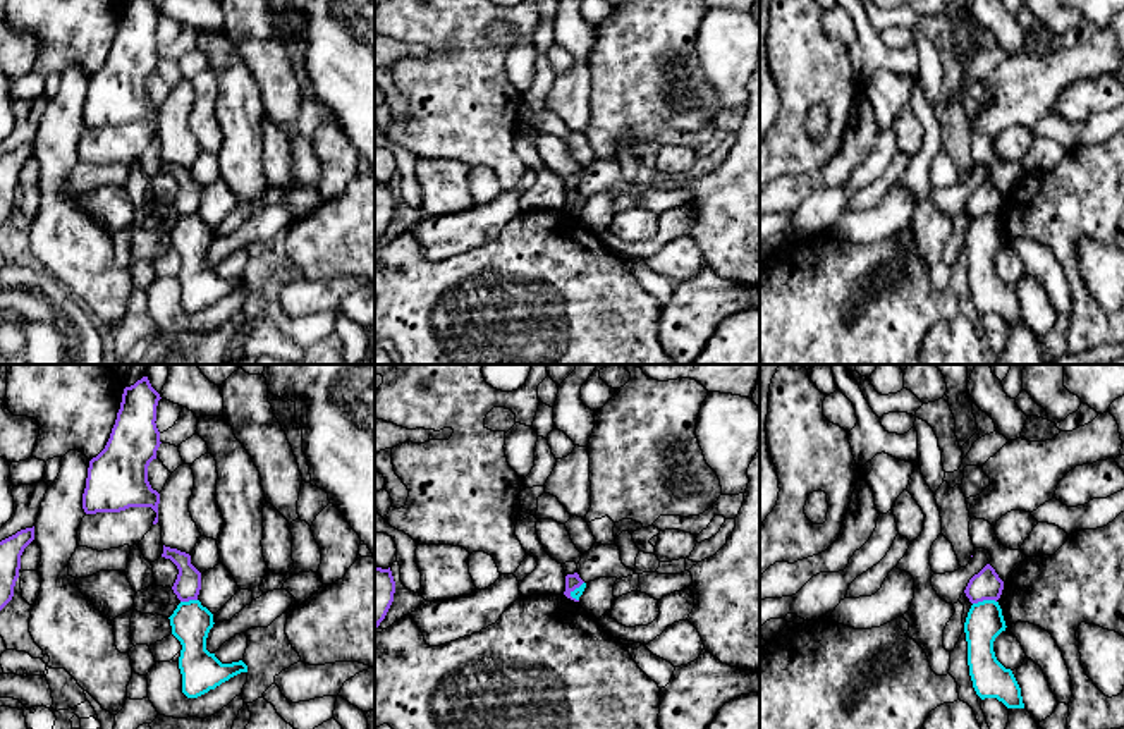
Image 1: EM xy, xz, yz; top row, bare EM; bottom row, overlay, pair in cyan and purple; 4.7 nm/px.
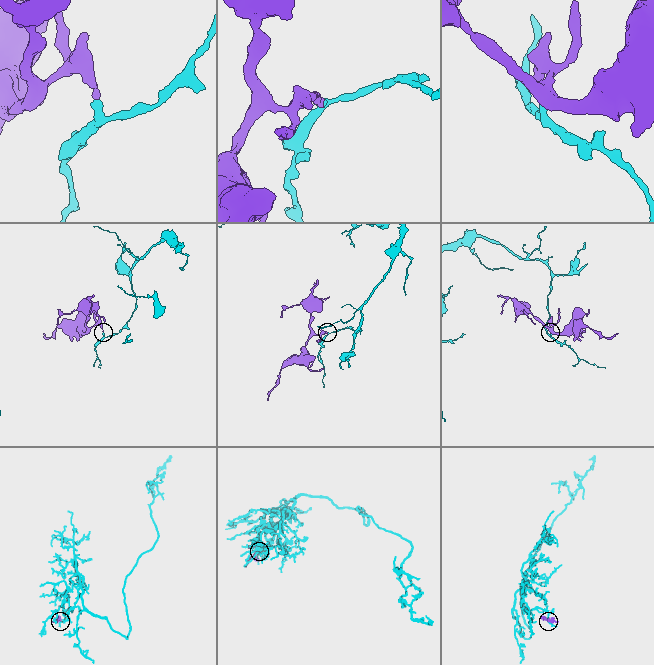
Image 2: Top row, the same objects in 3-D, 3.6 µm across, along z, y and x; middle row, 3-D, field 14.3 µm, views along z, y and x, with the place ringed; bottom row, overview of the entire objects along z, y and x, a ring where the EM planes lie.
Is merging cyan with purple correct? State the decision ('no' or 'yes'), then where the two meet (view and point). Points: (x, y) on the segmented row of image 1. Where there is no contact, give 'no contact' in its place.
no | yz (983, 600)

